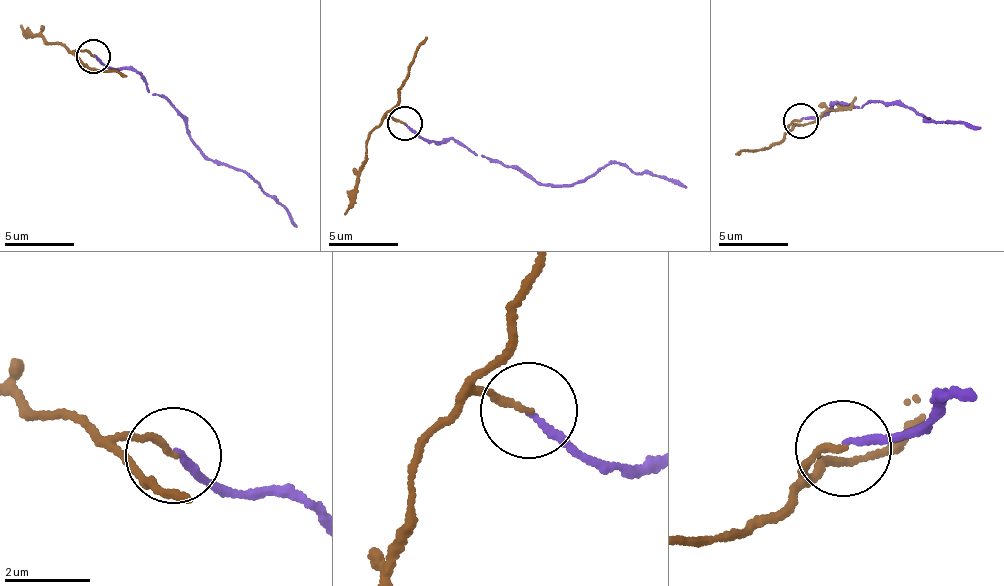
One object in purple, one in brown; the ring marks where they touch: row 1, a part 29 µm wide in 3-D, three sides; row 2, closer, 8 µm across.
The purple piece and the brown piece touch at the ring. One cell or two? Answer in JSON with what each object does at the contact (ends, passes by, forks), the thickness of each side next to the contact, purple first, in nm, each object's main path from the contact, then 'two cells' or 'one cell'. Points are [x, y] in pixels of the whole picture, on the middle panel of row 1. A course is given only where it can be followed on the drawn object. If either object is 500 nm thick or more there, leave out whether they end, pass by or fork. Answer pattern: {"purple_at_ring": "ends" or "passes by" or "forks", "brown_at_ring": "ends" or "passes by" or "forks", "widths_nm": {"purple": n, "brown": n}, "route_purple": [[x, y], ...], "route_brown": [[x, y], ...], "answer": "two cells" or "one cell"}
{"purple_at_ring": "ends", "brown_at_ring": "ends", "widths_nm": {"purple": 150, "brown": 150}, "route_purple": [[404, 123], [426, 140], [456, 141], [523, 171], [548, 186], [585, 182], [612, 162], [688, 188]], "route_brown": [[405, 122], [383, 118], [369, 135], [354, 192], [343, 215]], "answer": "two cells"}

